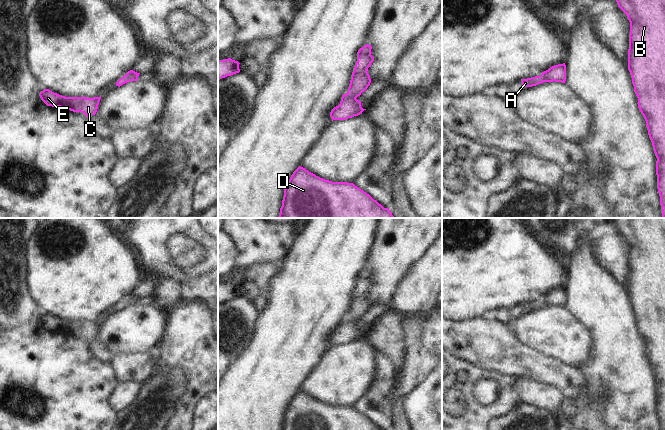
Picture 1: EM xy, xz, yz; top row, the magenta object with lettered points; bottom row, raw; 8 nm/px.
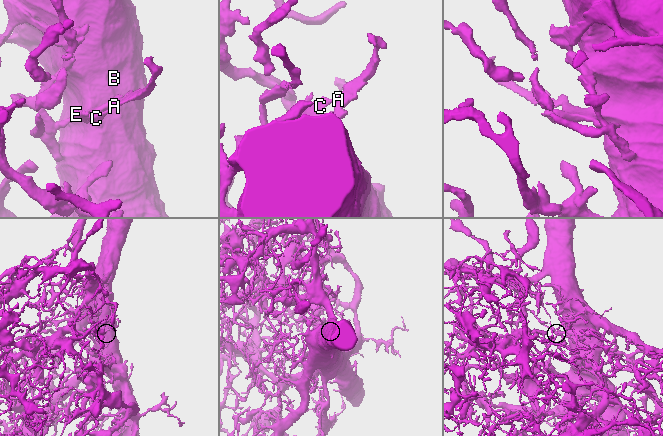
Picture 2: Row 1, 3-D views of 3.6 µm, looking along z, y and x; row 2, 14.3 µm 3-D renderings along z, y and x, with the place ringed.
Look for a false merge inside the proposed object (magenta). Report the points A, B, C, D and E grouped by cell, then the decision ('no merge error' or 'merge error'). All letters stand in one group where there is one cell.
A B C D E | no merge error

